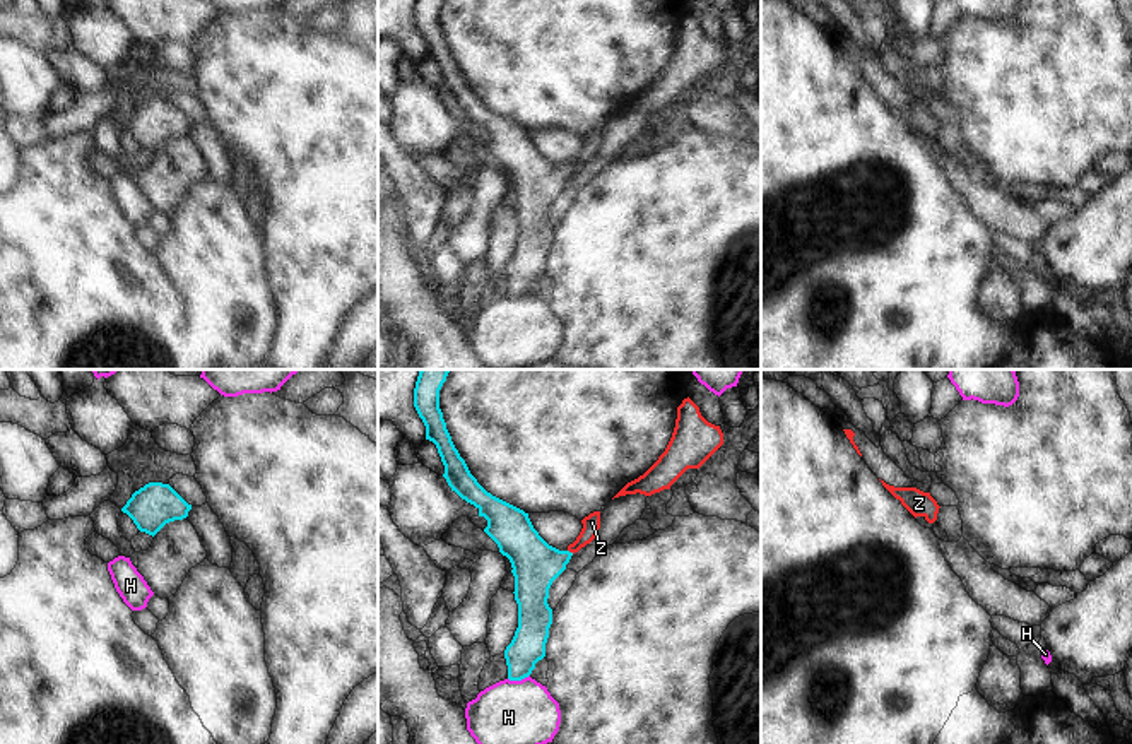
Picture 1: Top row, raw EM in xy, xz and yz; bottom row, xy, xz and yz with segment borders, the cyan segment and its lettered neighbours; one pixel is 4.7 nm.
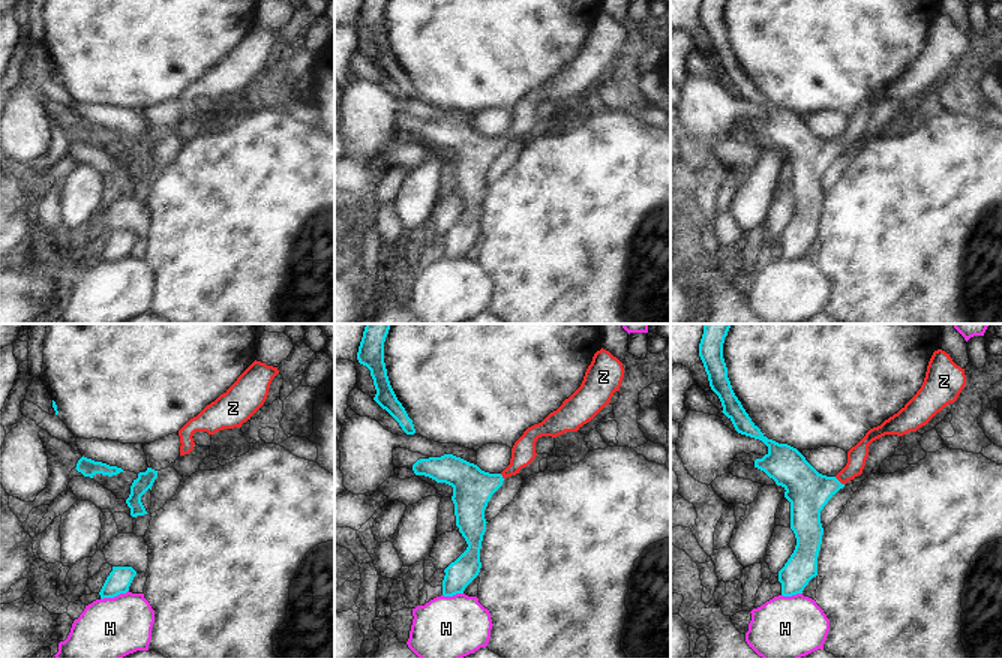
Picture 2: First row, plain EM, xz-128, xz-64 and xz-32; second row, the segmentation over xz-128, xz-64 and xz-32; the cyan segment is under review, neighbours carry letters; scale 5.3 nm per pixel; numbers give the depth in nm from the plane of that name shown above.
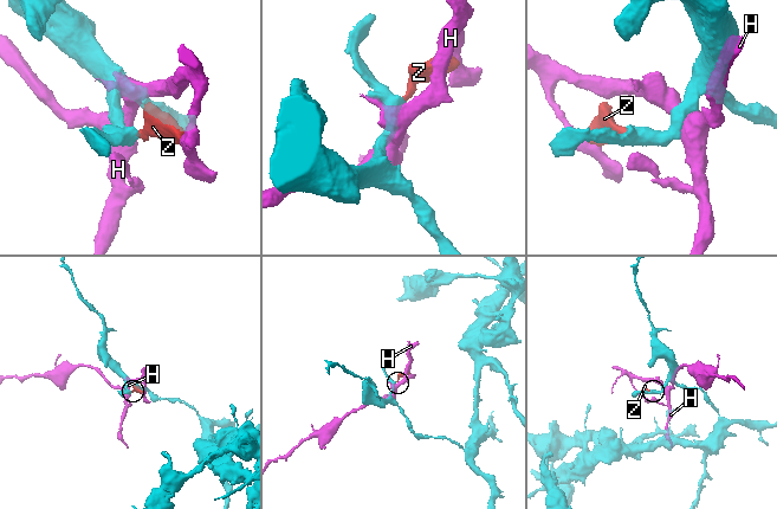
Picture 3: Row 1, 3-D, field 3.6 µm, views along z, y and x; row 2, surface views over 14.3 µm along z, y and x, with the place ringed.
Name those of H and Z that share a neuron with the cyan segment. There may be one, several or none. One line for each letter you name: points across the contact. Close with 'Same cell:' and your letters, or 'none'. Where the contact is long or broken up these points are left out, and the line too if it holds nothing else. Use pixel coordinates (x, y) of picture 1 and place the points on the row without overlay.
Z: runs through xz (536, 182), (549, 180), (571, 170), (589, 149), (592, 139)
Same cell: Z

